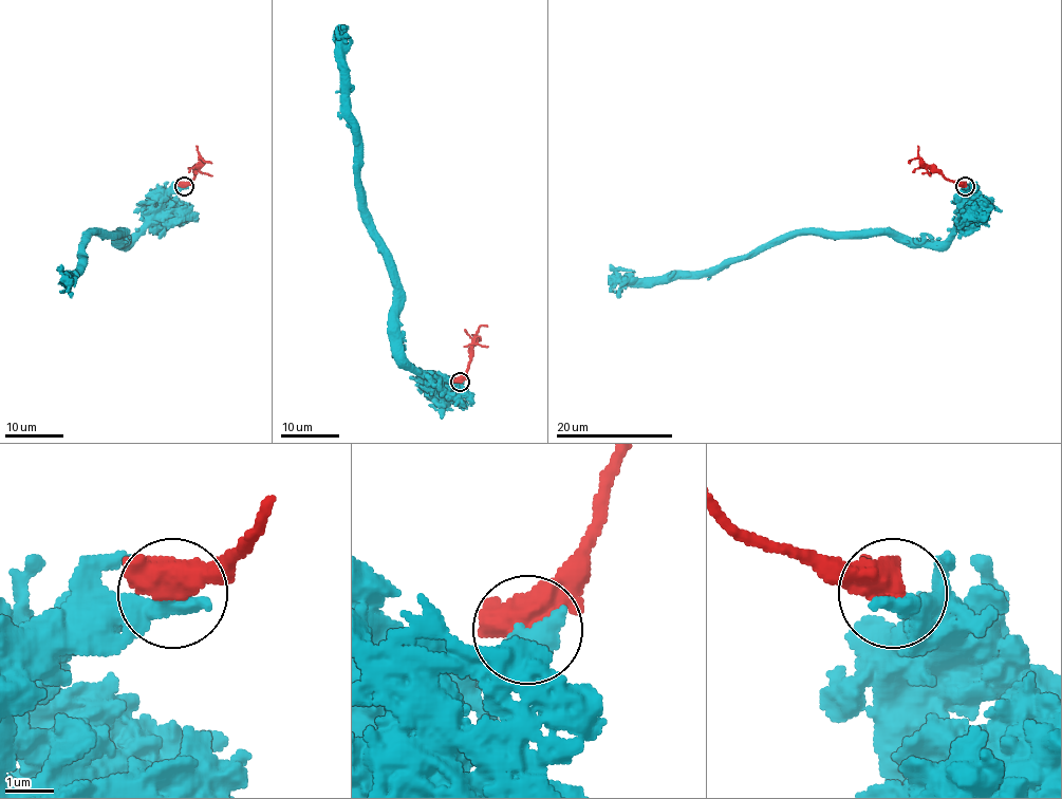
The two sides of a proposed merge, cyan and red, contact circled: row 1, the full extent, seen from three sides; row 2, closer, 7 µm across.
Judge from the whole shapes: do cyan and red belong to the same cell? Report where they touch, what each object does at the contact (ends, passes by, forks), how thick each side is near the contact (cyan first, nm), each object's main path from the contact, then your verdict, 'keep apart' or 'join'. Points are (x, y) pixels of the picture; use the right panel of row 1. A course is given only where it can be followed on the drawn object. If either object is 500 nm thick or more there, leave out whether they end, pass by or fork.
place (965, 186); calibres 500 and 800 nm; course cyan (964, 187), (963, 219), (944, 241), (899, 241), (884, 234), (794, 234), (691, 274), (629, 279), (610, 264); course red (964, 185), (958, 185), (914, 158), (910, 164); keep apart

